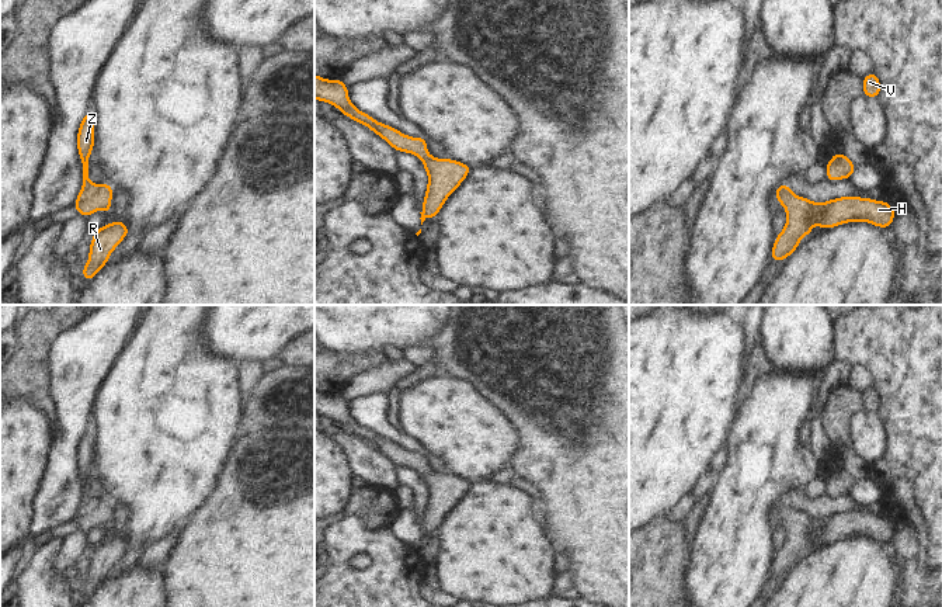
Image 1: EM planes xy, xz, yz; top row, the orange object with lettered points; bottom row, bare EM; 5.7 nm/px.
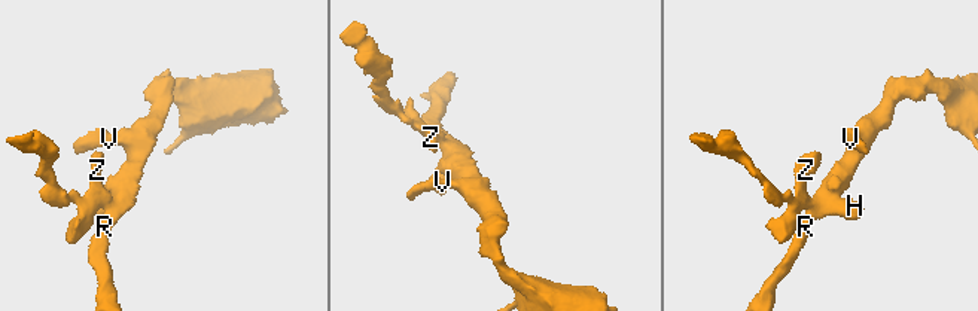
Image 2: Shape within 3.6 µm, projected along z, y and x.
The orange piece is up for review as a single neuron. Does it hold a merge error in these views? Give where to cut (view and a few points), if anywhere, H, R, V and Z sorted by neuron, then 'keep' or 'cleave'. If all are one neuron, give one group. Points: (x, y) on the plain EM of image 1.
no cut | H R V Z | keep

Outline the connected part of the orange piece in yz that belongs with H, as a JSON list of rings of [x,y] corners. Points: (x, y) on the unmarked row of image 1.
[[[786,500],[775,504],[775,511],[785,521],[788,535],[776,551],[771,565],[771,575],[783,576],[797,562],[802,552],[813,548],[811,541],[824,544],[848,537],[869,537],[879,542],[889,542],[896,531],[894,523],[886,516],[861,511],[840,511],[821,518],[795,510]]]

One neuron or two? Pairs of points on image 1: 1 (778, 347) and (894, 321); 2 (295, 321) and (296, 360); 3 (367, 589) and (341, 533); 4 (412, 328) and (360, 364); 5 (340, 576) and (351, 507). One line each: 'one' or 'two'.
1: two
2: two
3: one
4: two
5: two

